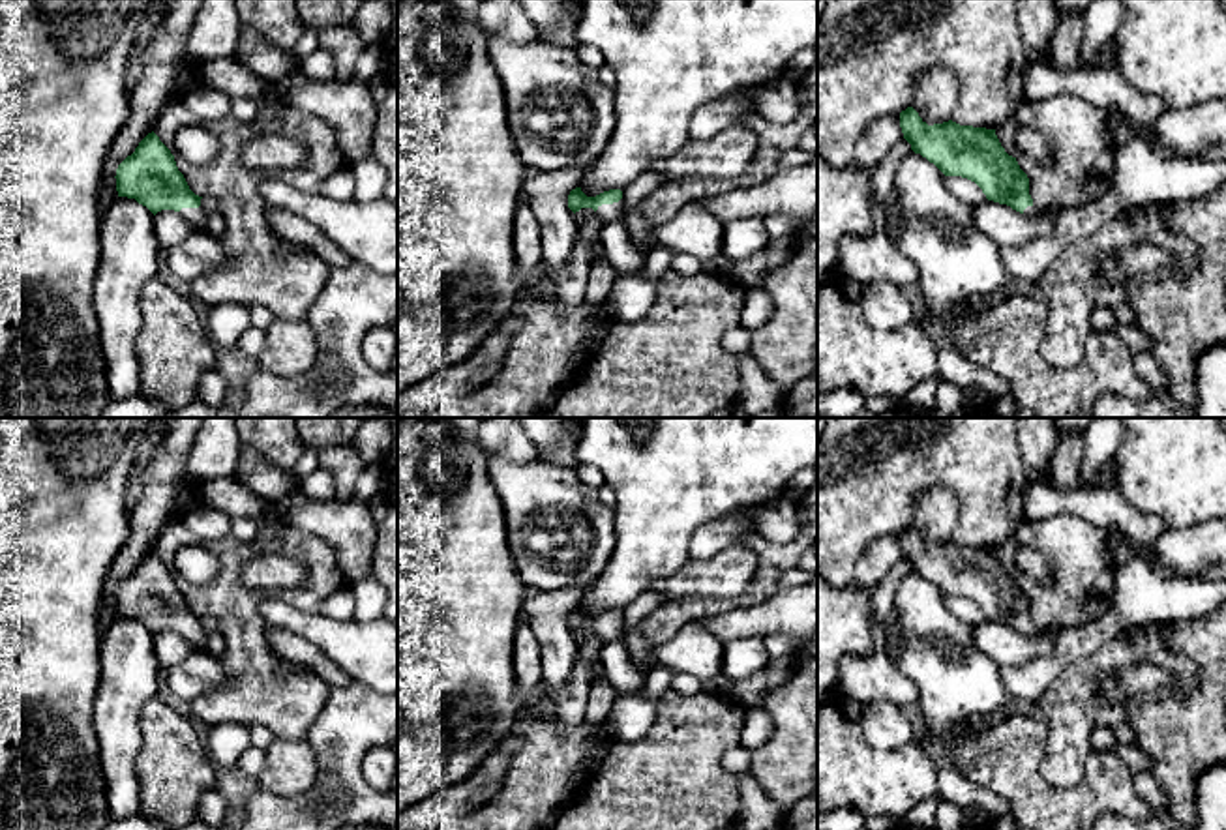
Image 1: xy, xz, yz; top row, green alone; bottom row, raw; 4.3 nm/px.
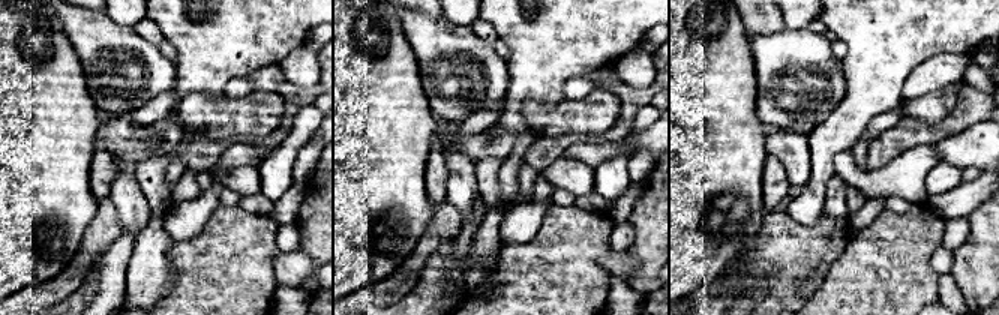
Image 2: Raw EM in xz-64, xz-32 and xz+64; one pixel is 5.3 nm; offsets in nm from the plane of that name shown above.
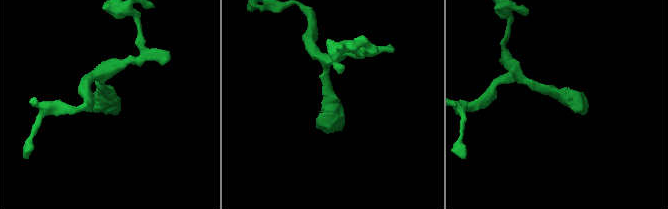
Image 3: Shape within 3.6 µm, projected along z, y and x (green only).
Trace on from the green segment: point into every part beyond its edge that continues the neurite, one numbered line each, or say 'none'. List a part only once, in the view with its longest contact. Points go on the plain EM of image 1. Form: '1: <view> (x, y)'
1: xz (613, 632)

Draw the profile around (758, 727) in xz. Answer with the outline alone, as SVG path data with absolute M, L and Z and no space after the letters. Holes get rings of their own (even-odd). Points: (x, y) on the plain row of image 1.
M759 708L746 710L746 721L740 731L740 746L748 749L755 749L763 746L774 733L774 725L770 716Z

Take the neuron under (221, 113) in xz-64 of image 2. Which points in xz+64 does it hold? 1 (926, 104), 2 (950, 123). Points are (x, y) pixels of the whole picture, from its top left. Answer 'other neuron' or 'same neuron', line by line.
1: same neuron
2: other neuron

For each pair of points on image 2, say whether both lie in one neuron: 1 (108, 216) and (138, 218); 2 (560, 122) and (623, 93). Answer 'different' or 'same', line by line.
1: different
2: different

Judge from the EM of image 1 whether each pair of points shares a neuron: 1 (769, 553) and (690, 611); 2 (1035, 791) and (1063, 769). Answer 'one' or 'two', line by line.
1: one
2: two

